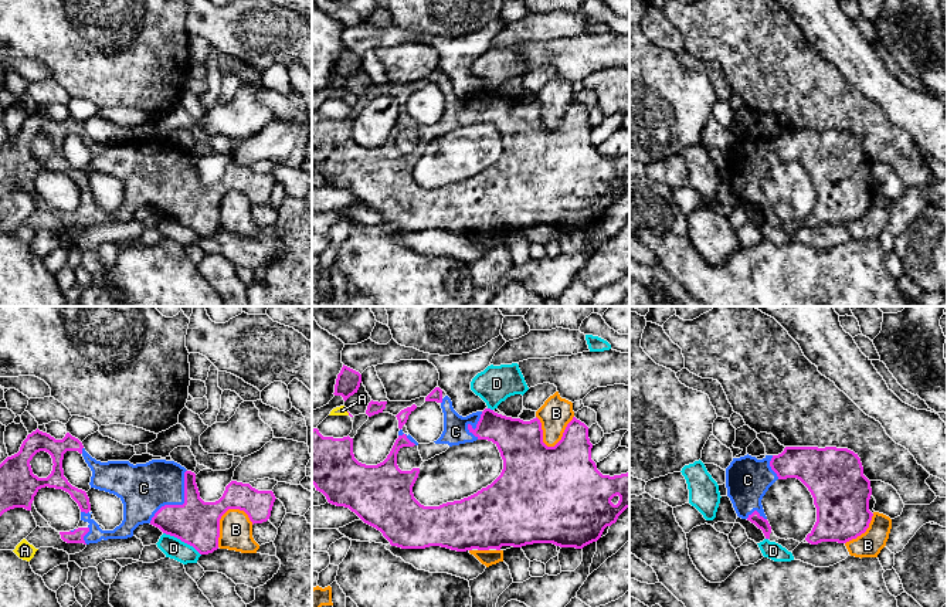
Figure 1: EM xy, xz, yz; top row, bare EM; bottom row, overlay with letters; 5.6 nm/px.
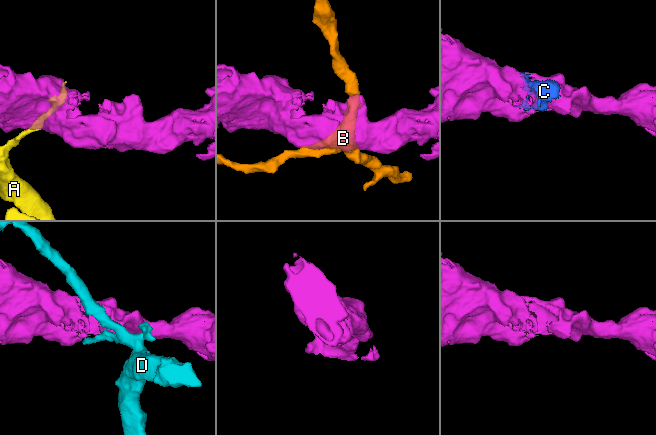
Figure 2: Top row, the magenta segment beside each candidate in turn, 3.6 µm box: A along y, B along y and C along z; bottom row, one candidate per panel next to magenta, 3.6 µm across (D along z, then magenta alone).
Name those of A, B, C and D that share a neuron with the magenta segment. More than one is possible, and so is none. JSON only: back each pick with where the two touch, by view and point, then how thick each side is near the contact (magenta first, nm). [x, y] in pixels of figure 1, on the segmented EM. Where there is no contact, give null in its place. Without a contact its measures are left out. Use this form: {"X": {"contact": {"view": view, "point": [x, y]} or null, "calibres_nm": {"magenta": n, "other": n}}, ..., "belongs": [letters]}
{"C": {"contact": {"view": "xy", "point": [180, 505]}, "calibres_nm": {"magenta": 260, "other": 280}}, "belongs": ["C"]}

